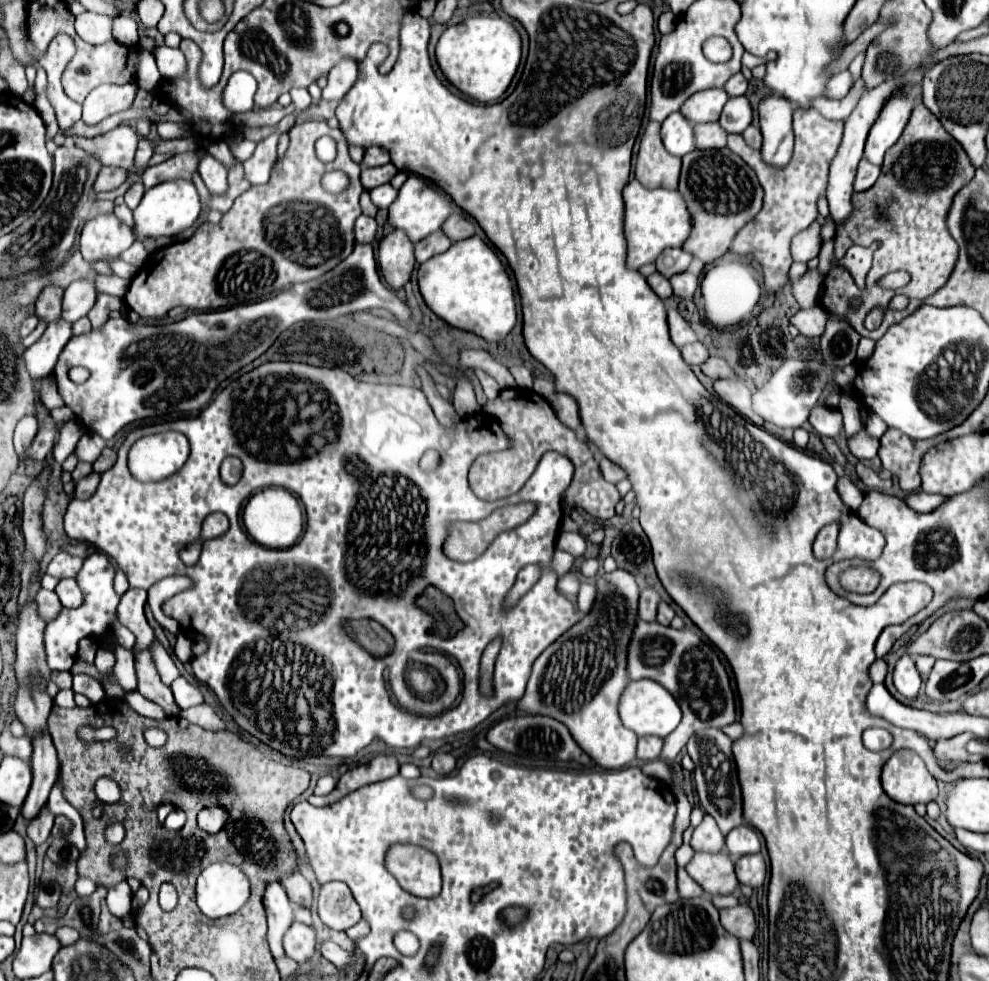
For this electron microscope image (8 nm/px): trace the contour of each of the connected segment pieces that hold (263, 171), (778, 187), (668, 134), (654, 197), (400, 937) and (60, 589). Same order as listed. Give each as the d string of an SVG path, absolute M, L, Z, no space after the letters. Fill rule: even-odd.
M275 132L261 140L249 160L245 160L245 178L251 184L265 184L277 160L277 142L281 132Z
M797 108L793 112L793 134L795 134L795 150L787 166L775 168L767 162L763 162L761 152L753 150L745 144L741 134L729 134L727 136L727 148L741 156L757 174L765 198L763 208L755 216L753 222L749 222L733 240L729 252L735 254L751 254L763 268L763 280L767 292L781 292L789 282L789 268L791 268L791 252L789 242L795 232L807 228L815 216L817 216L817 198L825 194L827 188L827 172L829 164L839 148L839 140L843 136L843 122L827 120L823 118L815 108L801 110Z
M679 112L667 116L667 120L661 124L661 140L665 144L665 150L679 158L695 150L693 126Z
M631 180L623 188L625 202L625 218L623 232L627 240L627 268L641 268L643 264L655 262L659 252L665 248L679 248L687 240L691 232L691 216L687 212L687 204L683 204L683 196L677 190L655 188L649 190L641 186L637 180Z
M407 930L397 932L393 942L395 942L395 948L405 956L413 956L419 950L419 940L415 938L413 932L407 932Z
M63 578L57 584L55 592L57 592L61 604L67 606L67 608L77 608L83 602L83 592L81 592L81 588L79 588L79 584L77 584L75 578Z

